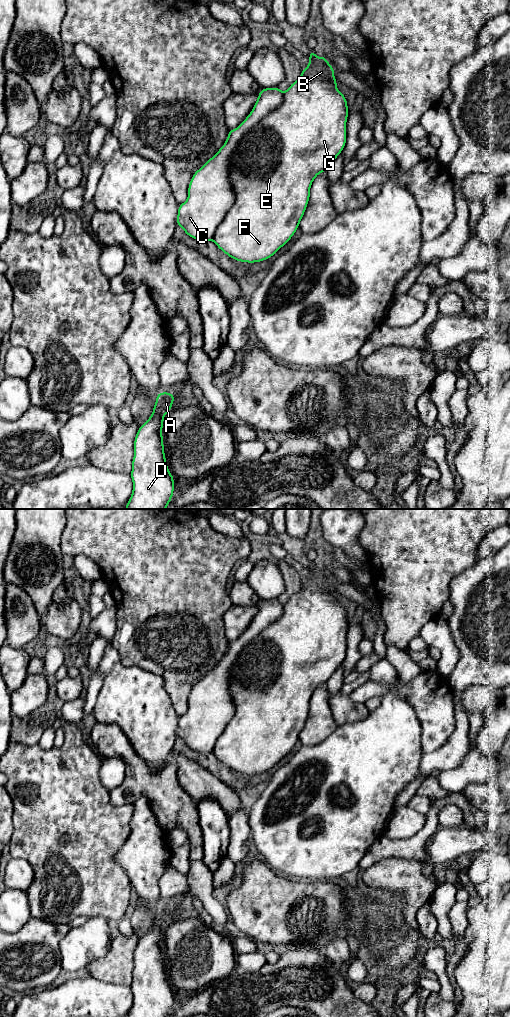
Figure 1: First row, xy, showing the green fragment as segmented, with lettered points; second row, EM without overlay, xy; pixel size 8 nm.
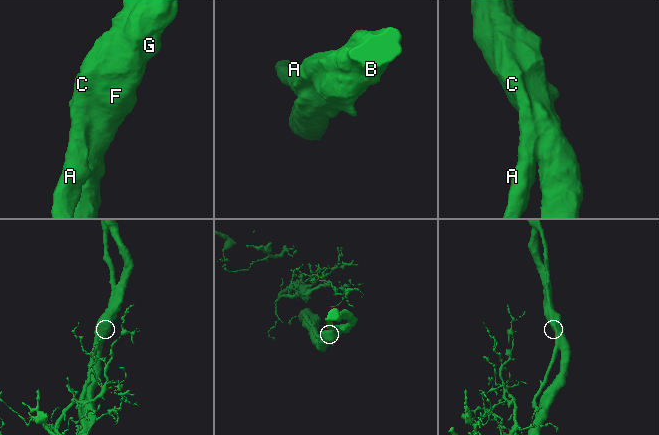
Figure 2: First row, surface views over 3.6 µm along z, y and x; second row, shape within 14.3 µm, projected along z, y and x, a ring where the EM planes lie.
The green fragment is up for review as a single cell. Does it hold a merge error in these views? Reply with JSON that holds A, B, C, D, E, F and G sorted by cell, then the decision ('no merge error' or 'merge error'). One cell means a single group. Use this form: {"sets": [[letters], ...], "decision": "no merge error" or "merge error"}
{"sets": [["A", "B", "C", "D", "E", "F", "G"]], "decision": "no merge error"}

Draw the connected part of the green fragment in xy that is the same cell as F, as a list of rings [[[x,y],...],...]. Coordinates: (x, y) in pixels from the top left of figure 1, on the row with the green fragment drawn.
[[[314,50],[309,52],[309,64],[301,71],[300,78],[294,81],[285,93],[278,86],[262,88],[250,114],[237,128],[228,131],[227,140],[223,146],[193,174],[188,186],[188,198],[184,203],[178,205],[176,218],[176,224],[184,230],[187,236],[197,241],[209,241],[212,239],[216,246],[230,258],[246,263],[267,260],[289,242],[299,228],[300,221],[306,211],[312,182],[318,174],[327,171],[346,145],[346,122],[350,110],[347,107],[346,97],[336,87],[338,81],[333,76],[335,72],[332,65],[326,60],[326,56],[323,55],[318,59]]]

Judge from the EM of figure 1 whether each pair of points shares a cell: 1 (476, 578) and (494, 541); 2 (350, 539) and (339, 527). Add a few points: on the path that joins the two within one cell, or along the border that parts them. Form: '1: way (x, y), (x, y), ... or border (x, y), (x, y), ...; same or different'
1: border (499, 549), (490, 556), (478, 560); different
2: way (347, 536), (342, 530); same

